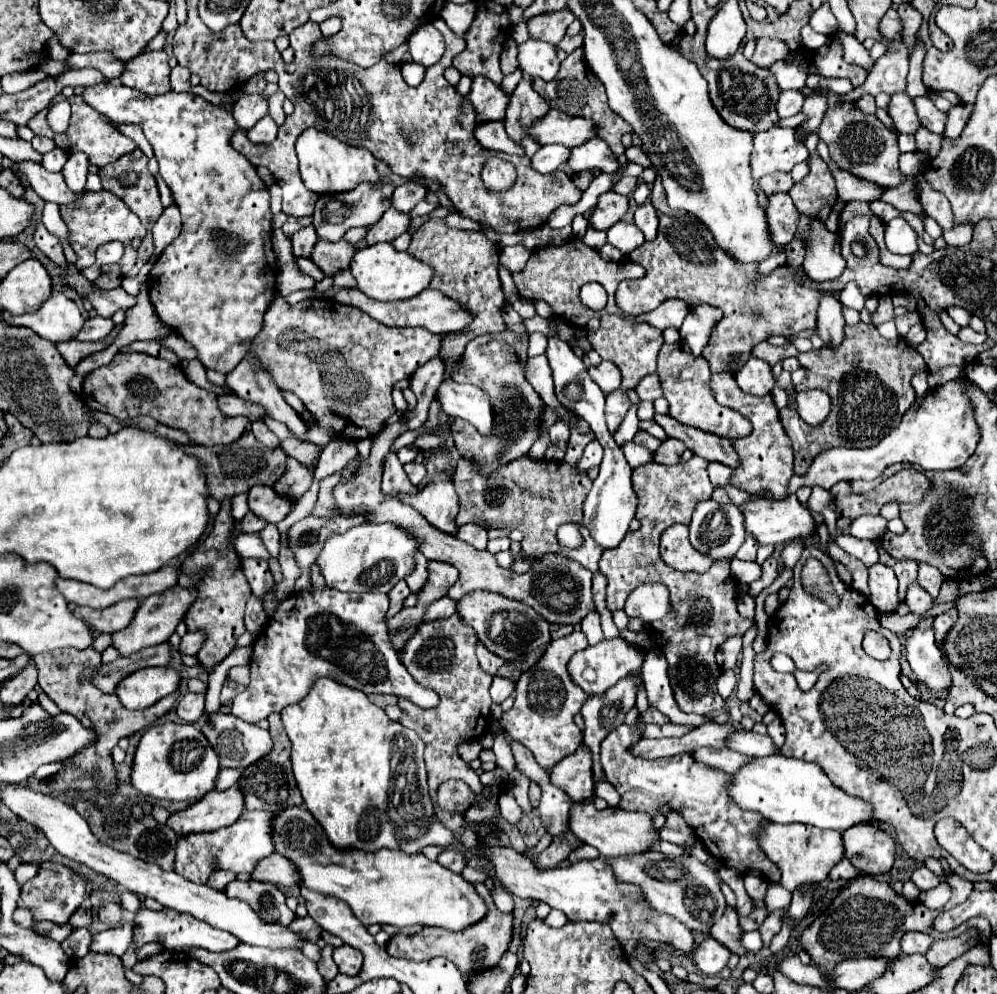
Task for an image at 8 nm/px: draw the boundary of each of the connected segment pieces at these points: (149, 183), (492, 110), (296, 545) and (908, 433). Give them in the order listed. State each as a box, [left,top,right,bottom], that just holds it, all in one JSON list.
[[99,149,163,231],[467,77,511,123],[289,515,361,591],[787,381,979,491]]

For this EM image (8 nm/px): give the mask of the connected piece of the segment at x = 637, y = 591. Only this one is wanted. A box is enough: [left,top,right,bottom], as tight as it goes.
[625,583,673,623]

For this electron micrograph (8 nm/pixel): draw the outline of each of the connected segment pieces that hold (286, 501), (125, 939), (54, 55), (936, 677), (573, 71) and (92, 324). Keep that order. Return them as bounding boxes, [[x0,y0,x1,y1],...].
[[249,485,295,523],[91,923,135,957],[49,37,71,61],[905,629,951,691],[533,49,629,157],[77,317,113,341]]

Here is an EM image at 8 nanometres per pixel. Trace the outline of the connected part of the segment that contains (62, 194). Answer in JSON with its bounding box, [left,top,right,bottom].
[15,161,81,205]

